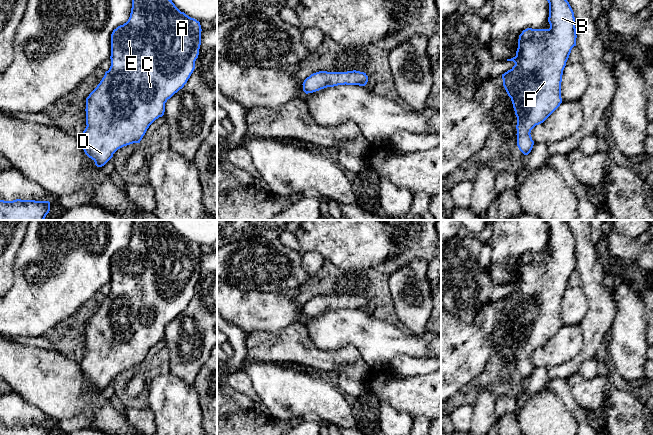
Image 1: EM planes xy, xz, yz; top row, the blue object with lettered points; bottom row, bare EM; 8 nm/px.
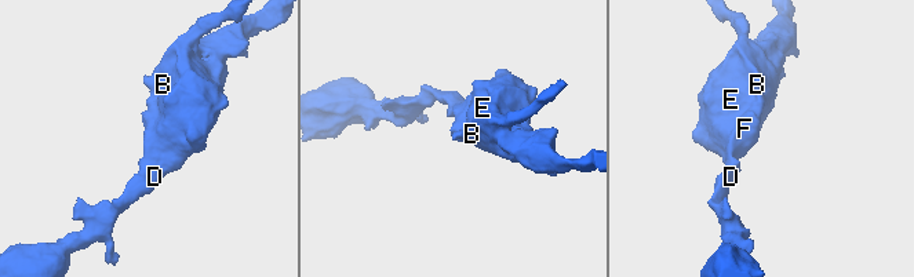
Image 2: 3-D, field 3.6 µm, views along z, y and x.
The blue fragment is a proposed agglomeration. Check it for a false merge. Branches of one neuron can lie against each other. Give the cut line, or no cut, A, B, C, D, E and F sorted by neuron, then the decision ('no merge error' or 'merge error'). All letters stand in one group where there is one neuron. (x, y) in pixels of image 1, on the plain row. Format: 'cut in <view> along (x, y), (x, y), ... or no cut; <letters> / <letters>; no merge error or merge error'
no cut; A B C D E F; no merge error

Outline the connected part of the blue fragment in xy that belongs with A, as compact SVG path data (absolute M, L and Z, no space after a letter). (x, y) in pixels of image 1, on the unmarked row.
M133 220L128 245L114 253L111 258L111 290L97 311L86 322L87 350L80 365L85 378L95 386L97 391L104 390L118 373L133 367L140 367L149 350L164 339L167 324L184 311L195 293L195 285L198 282L201 269L201 255L200 246L181 236L168 220Z

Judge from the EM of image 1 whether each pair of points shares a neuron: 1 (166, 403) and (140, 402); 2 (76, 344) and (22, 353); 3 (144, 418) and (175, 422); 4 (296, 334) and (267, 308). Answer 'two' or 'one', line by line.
1: two
2: two
3: two
4: two

